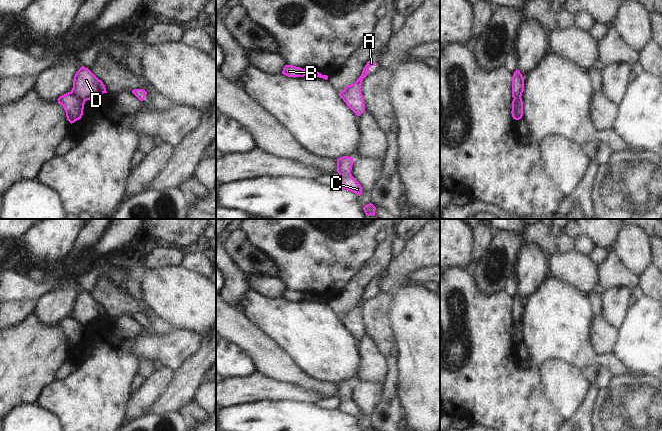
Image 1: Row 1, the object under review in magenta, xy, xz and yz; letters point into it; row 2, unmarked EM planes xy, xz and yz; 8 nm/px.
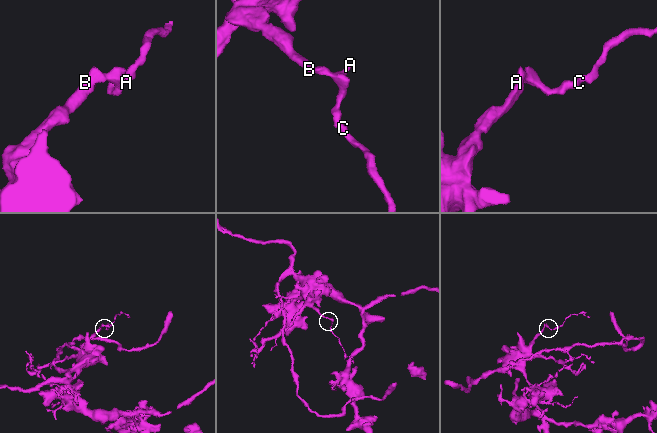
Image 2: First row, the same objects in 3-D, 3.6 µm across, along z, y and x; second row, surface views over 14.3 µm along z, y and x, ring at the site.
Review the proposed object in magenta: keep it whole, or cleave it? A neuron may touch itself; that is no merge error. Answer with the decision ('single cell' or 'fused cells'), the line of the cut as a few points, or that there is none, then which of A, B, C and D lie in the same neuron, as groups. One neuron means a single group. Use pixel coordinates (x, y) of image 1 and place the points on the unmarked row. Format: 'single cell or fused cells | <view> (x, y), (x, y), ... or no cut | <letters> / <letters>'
fused cells | xy (70, 316), (84, 326) | A C D / B

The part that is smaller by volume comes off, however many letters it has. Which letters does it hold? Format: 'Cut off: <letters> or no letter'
Cut off: A, C, D

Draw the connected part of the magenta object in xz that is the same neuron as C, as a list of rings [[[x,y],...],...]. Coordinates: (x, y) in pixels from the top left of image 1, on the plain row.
[[[343,380],[337,383],[337,396],[340,399],[338,409],[360,420],[363,414],[359,406],[351,398],[352,390],[353,382],[349,380]]]

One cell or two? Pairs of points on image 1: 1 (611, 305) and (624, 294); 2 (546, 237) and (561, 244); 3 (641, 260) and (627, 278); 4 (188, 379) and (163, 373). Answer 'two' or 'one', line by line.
1: one
2: two
3: two
4: two

